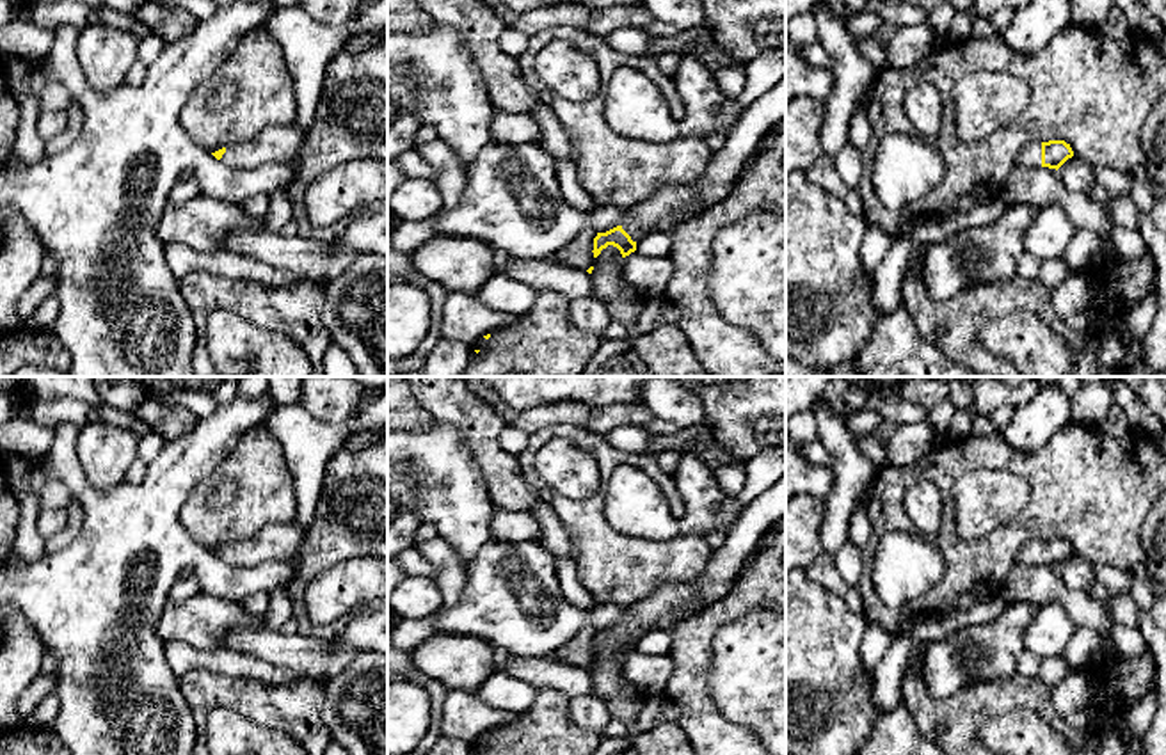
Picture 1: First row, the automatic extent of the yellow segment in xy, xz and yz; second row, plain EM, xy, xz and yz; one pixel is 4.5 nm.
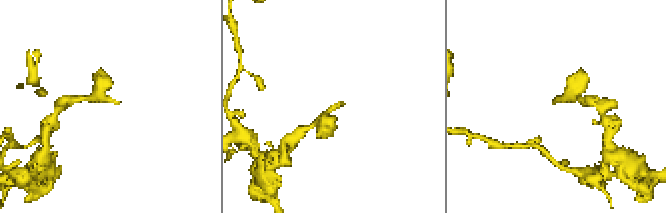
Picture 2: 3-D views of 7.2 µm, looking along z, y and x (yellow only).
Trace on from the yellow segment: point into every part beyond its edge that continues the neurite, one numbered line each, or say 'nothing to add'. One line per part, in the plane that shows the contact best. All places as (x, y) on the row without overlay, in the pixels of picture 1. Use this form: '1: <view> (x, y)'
1: yz (1030, 553)

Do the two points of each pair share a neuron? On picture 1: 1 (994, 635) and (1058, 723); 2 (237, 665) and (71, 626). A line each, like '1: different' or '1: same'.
1: different
2: different

